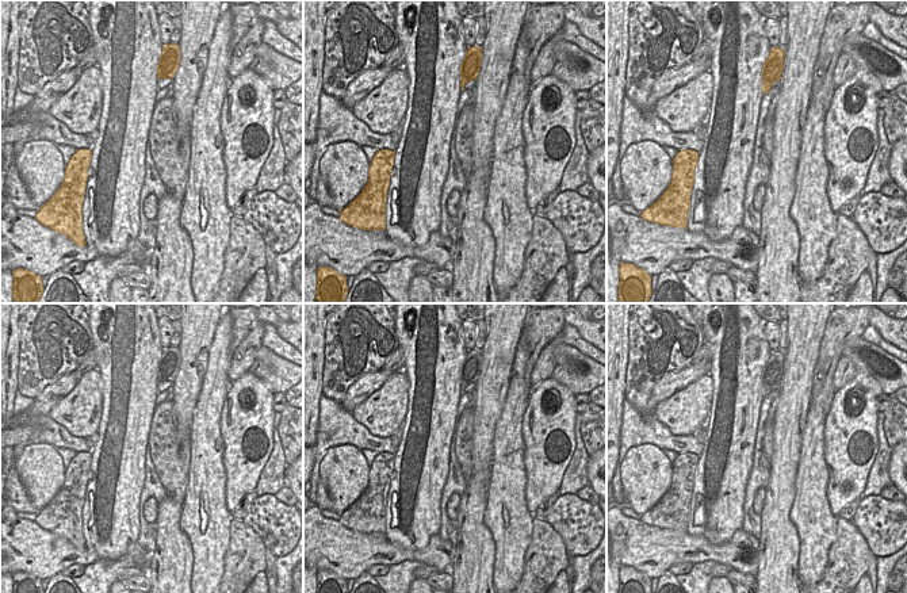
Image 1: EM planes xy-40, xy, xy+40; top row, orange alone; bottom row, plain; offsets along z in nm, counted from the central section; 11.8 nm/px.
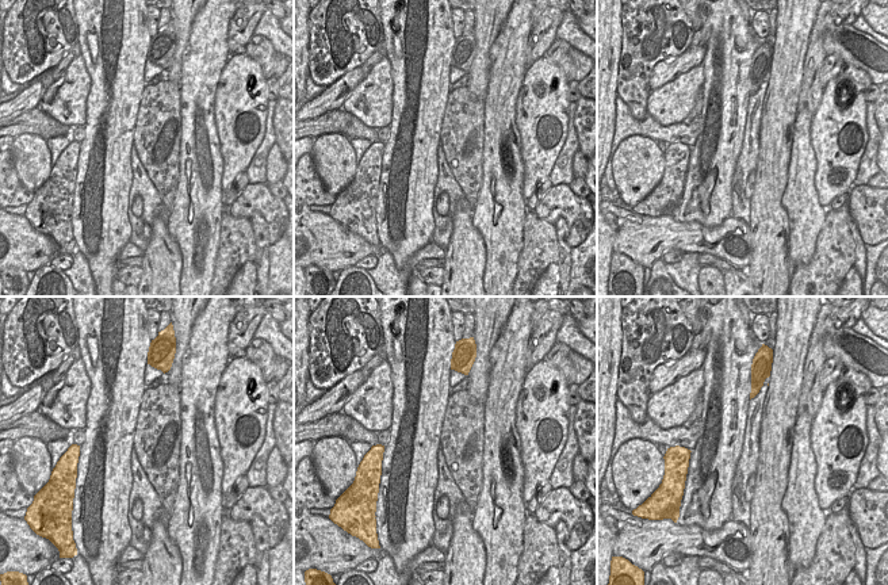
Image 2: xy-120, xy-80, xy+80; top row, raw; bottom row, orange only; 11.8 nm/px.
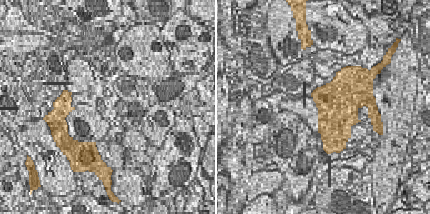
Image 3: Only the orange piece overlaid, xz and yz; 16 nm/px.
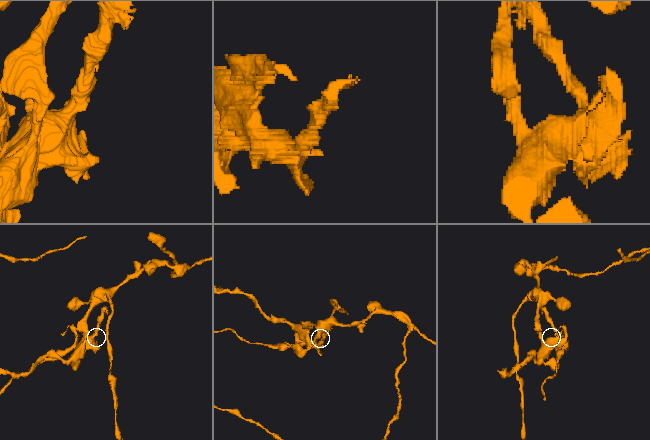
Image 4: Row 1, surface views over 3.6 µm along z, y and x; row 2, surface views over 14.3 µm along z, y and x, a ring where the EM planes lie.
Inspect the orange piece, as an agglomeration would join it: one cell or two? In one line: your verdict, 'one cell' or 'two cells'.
two cells

